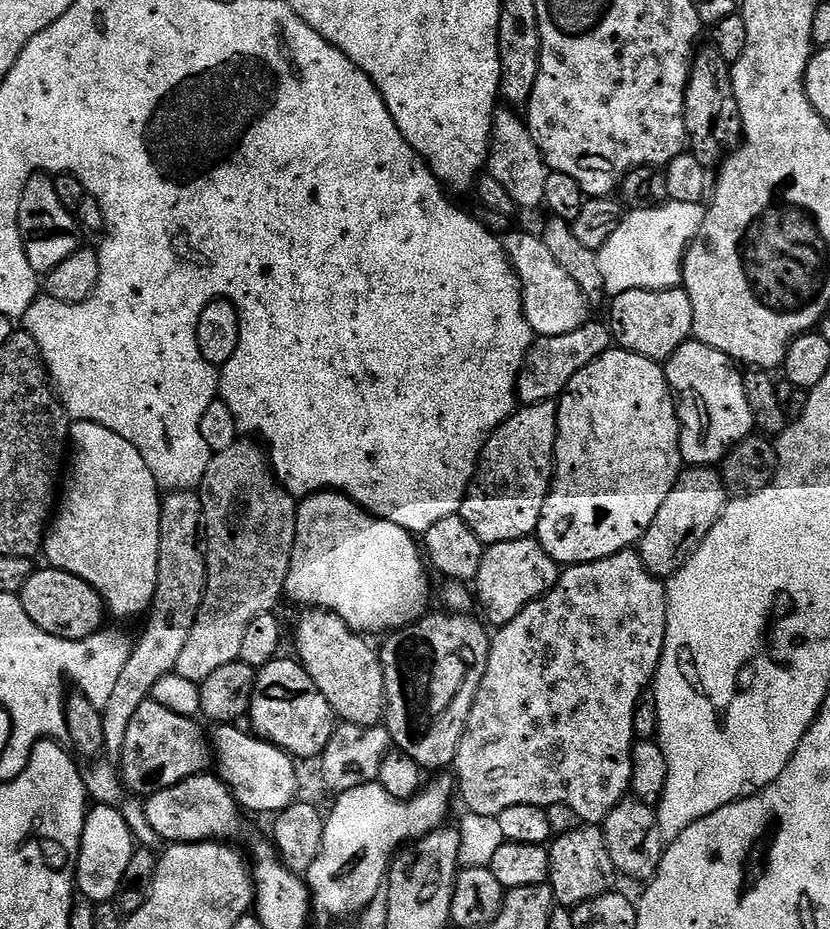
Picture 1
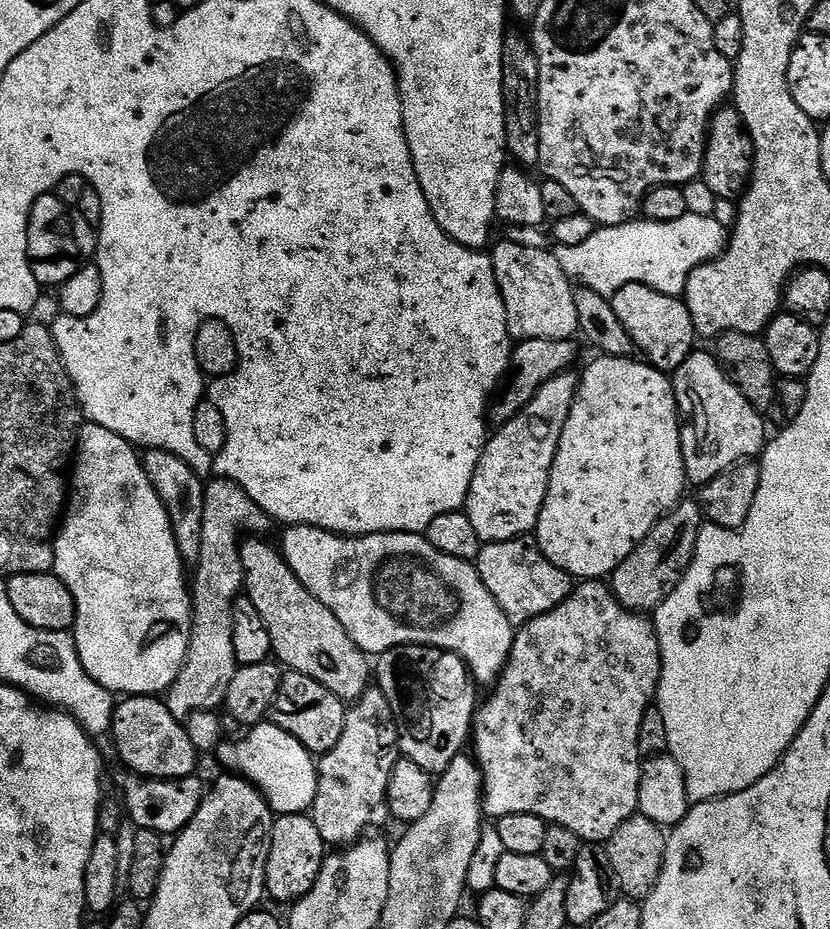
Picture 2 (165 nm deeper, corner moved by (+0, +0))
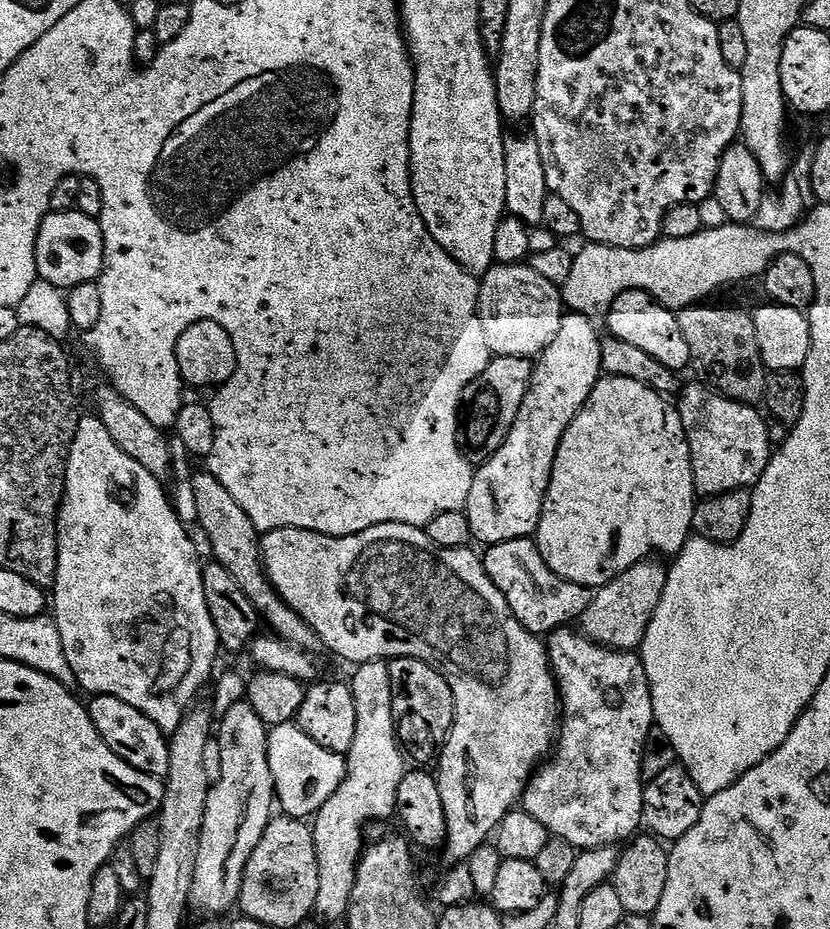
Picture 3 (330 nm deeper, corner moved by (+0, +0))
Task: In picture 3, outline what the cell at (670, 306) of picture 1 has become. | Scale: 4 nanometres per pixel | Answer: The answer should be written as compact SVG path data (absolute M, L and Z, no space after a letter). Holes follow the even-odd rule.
M630 290L618 294L618 298L614 298L608 307L606 323L610 335L622 342L630 342L630 346L650 354L650 358L658 358L658 362L662 362L662 366L671 372L683 373L683 368L687 369L692 363L690 346L682 334L682 326L678 326L677 313L658 303L649 292Z

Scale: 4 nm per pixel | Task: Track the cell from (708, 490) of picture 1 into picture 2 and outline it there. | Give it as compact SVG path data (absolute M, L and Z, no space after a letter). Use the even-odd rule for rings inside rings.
M681 499L672 511L668 512L650 530L646 539L613 570L610 577L610 587L618 602L631 612L641 614L655 613L666 598L682 582L686 570L692 564L694 550L698 542L698 534L706 521L704 512L695 499Z

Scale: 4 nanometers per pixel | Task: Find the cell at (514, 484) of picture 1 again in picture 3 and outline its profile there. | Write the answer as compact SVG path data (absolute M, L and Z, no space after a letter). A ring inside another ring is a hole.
M568 312L564 315L554 342L550 342L550 346L546 346L546 350L541 352L535 361L530 378L530 390L526 390L526 398L522 398L522 410L518 410L518 418L514 418L514 426L510 426L506 442L486 463L475 469L466 511L472 539L477 545L480 543L484 544L483 546L491 546L535 537L538 522L542 518L546 490L550 486L554 470L554 458L562 442L562 434L566 434L570 422L574 422L582 406L586 406L586 398L590 398L602 375L602 336L601 333L596 333L596 328L592 324L595 323L589 317L577 312Z

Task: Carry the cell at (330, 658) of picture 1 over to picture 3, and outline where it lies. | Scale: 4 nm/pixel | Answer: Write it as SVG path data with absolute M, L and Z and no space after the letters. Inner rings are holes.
M206 470L197 471L193 475L192 482L195 501L198 505L197 525L199 530L204 531L204 536L208 539L209 546L212 547L211 559L217 564L226 566L226 570L230 570L230 575L238 581L238 586L246 590L250 602L254 602L254 606L260 611L261 621L267 627L269 624L272 627L269 629L275 635L299 648L315 649L318 633L276 593L275 586L268 581L268 574L264 570L262 559L262 534L256 529L254 522L250 522L246 510L242 510L242 506L234 502L226 486L222 486L222 482L214 478L214 474Z

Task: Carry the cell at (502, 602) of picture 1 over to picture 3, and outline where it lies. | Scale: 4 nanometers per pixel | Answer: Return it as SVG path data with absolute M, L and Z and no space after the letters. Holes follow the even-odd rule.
M535 539L511 540L501 544L493 544L483 553L484 569L498 586L498 594L506 598L506 606L522 622L522 626L530 634L547 638L557 628L567 628L573 622L579 621L580 615L590 606L593 589L582 586L578 582L563 580L550 566L546 566L546 558L538 550Z

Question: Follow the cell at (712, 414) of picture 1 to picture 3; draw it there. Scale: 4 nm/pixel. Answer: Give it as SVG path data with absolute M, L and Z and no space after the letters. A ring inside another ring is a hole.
M703 382L695 383L683 385L678 407L690 446L697 493L707 498L739 488L751 489L772 459L774 444L768 441L769 421L763 415L760 417L753 405L739 404Z

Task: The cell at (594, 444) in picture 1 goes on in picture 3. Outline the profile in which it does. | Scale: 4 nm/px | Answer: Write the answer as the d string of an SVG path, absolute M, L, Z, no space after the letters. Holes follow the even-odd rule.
M604 374L594 386L590 398L586 398L586 406L582 406L574 422L570 422L566 434L562 434L562 442L554 458L550 486L546 490L546 498L542 506L542 518L538 522L538 530L534 539L542 558L546 558L546 566L550 566L550 570L554 570L554 574L558 574L563 580L578 582L593 590L601 588L603 584L610 583L618 574L630 570L630 566L655 557L657 554L661 557L668 556L664 558L675 558L688 541L689 536L693 535L692 523L694 522L694 510L698 503L698 493L694 486L690 446L682 426L679 407L673 401L671 404L668 400L671 399L667 395L656 392L650 386L642 386L642 382L634 382L634 378L618 378Z

